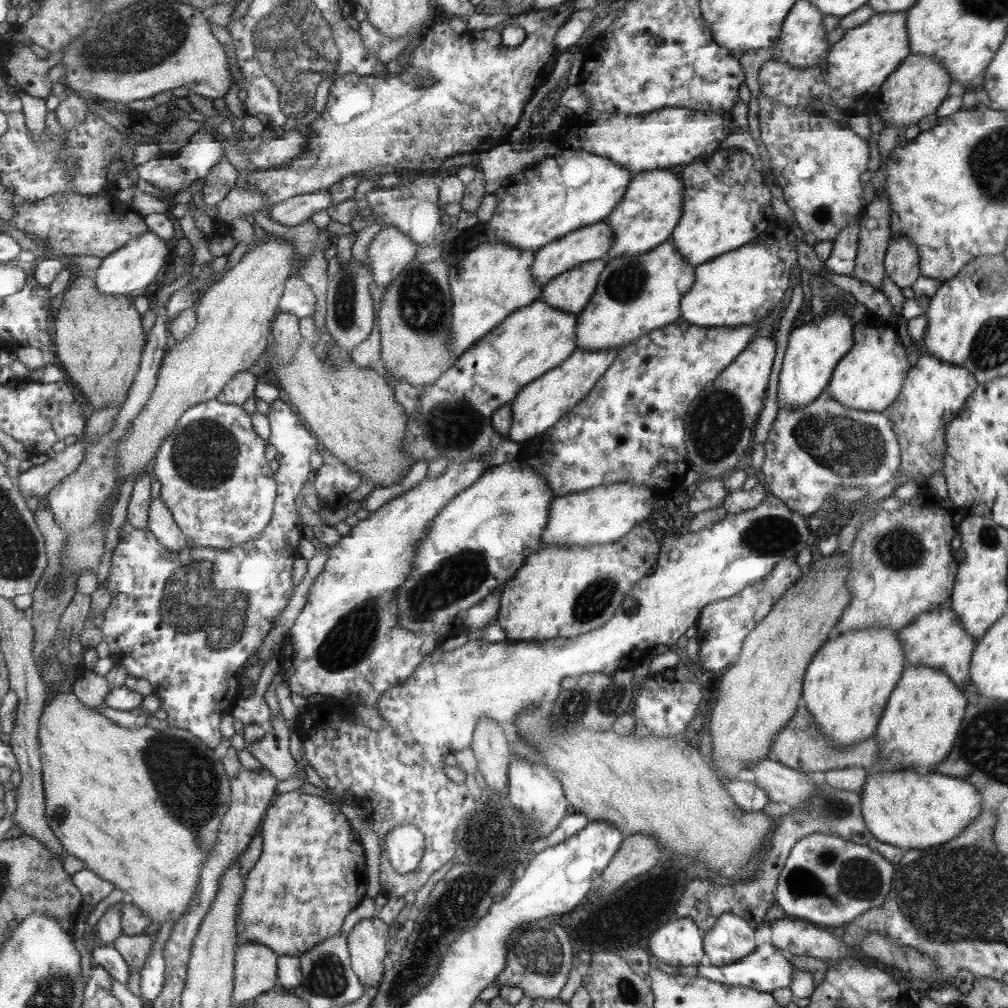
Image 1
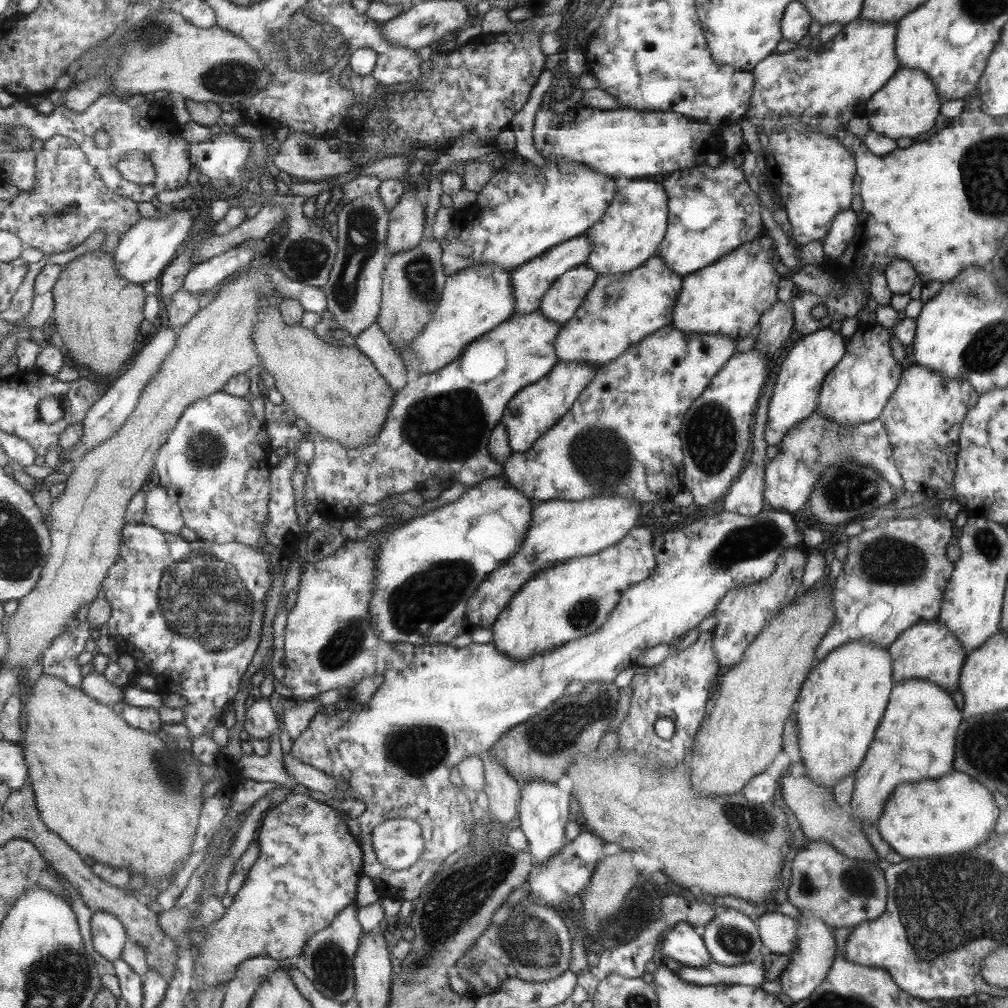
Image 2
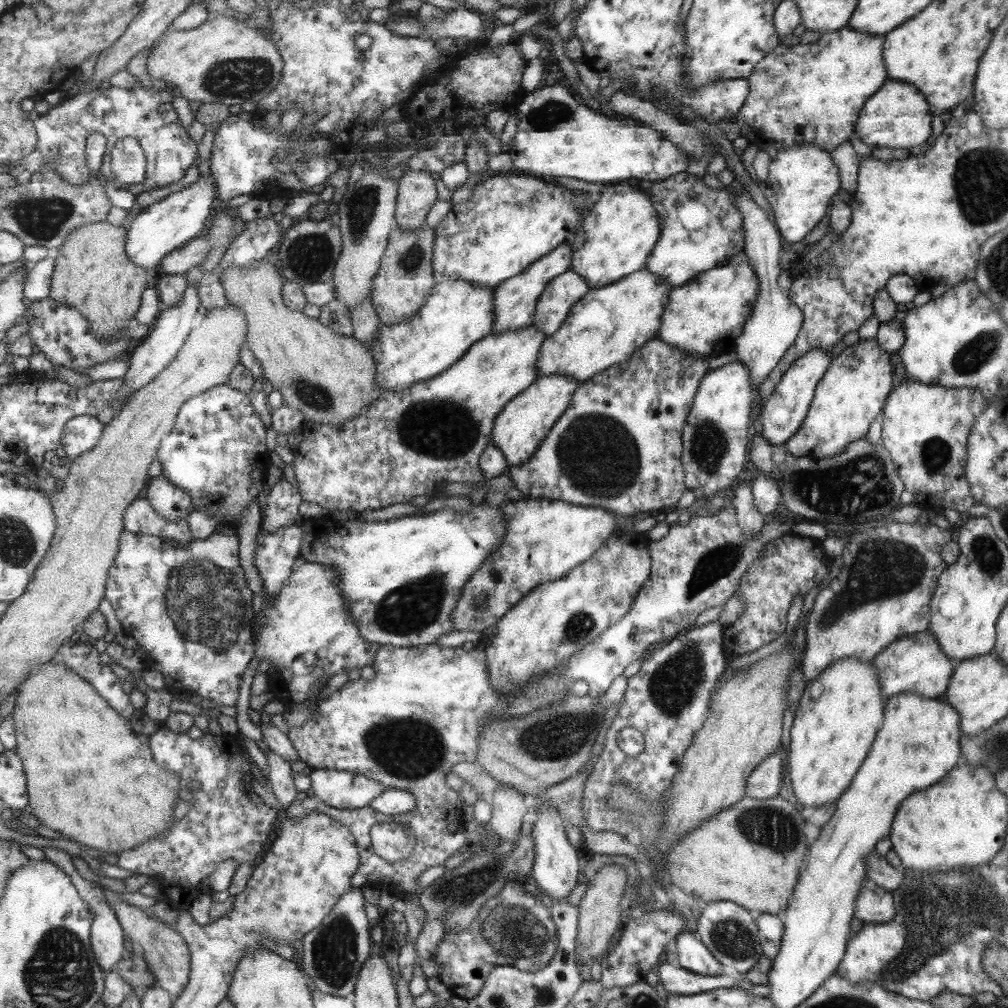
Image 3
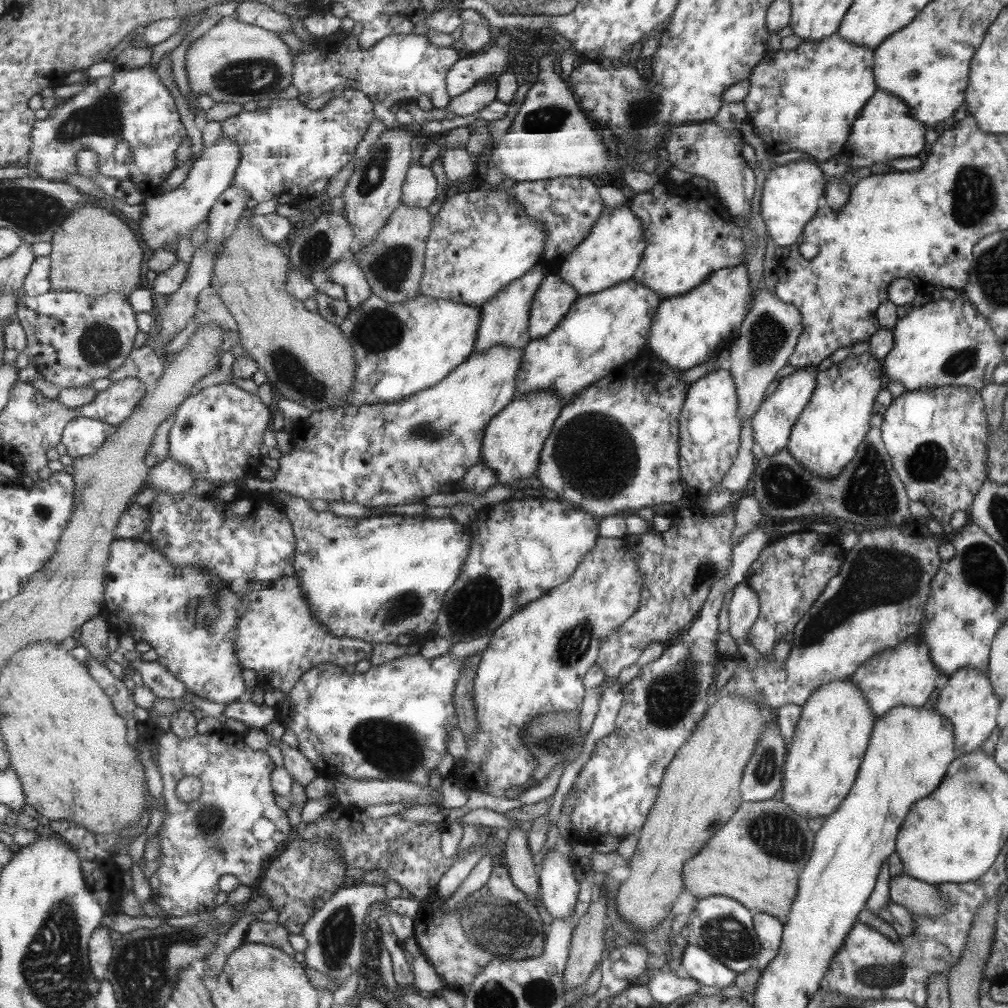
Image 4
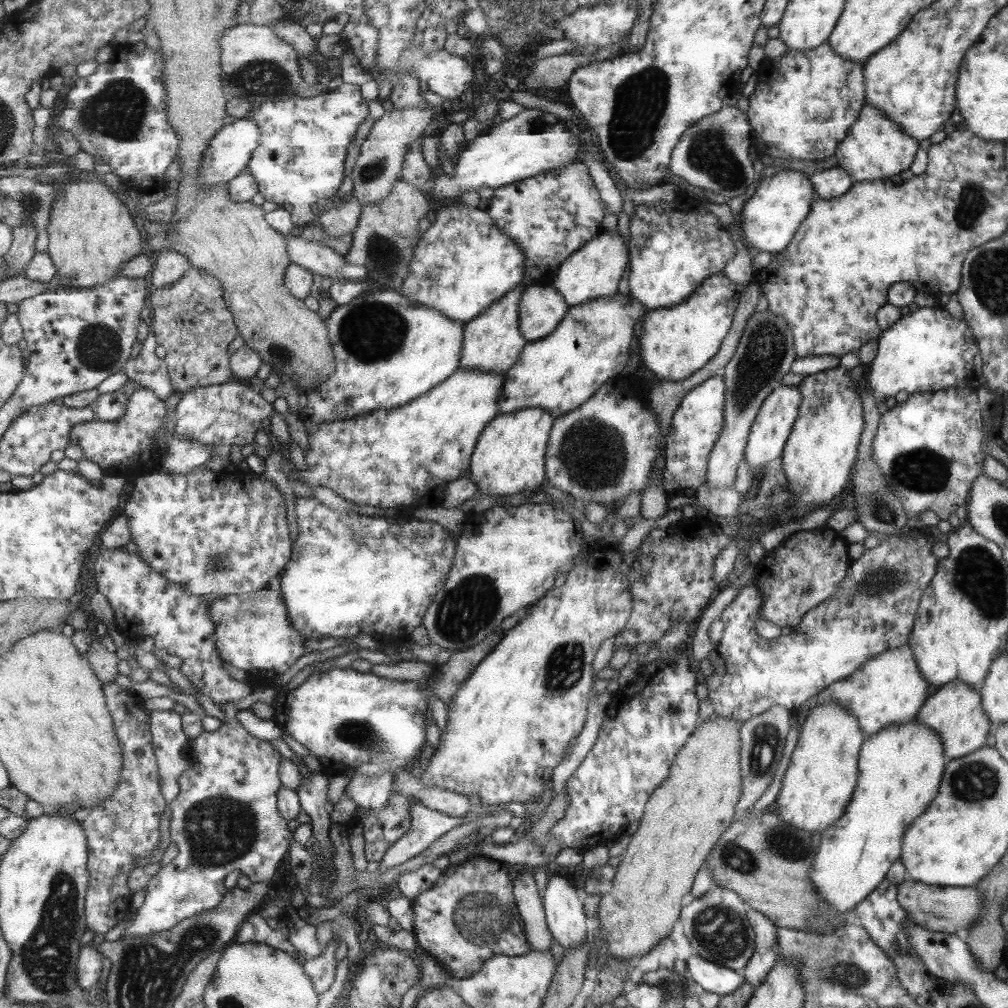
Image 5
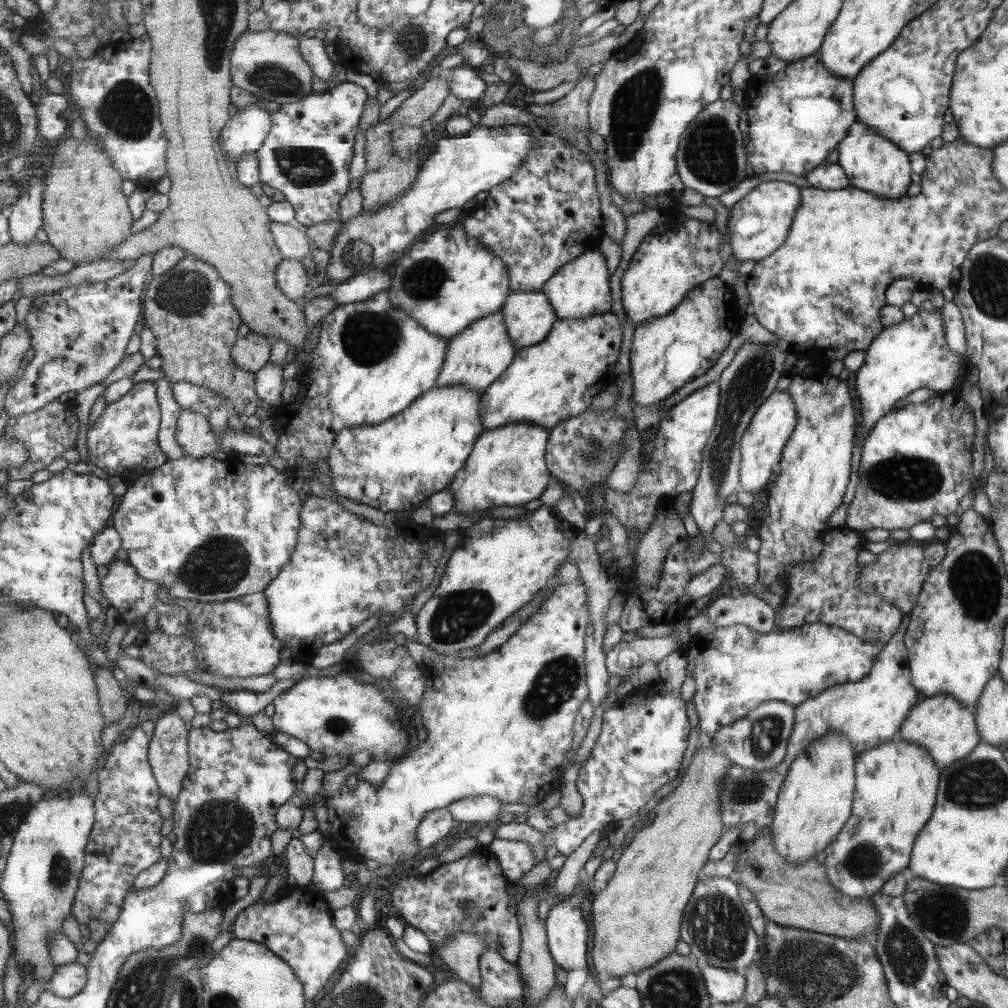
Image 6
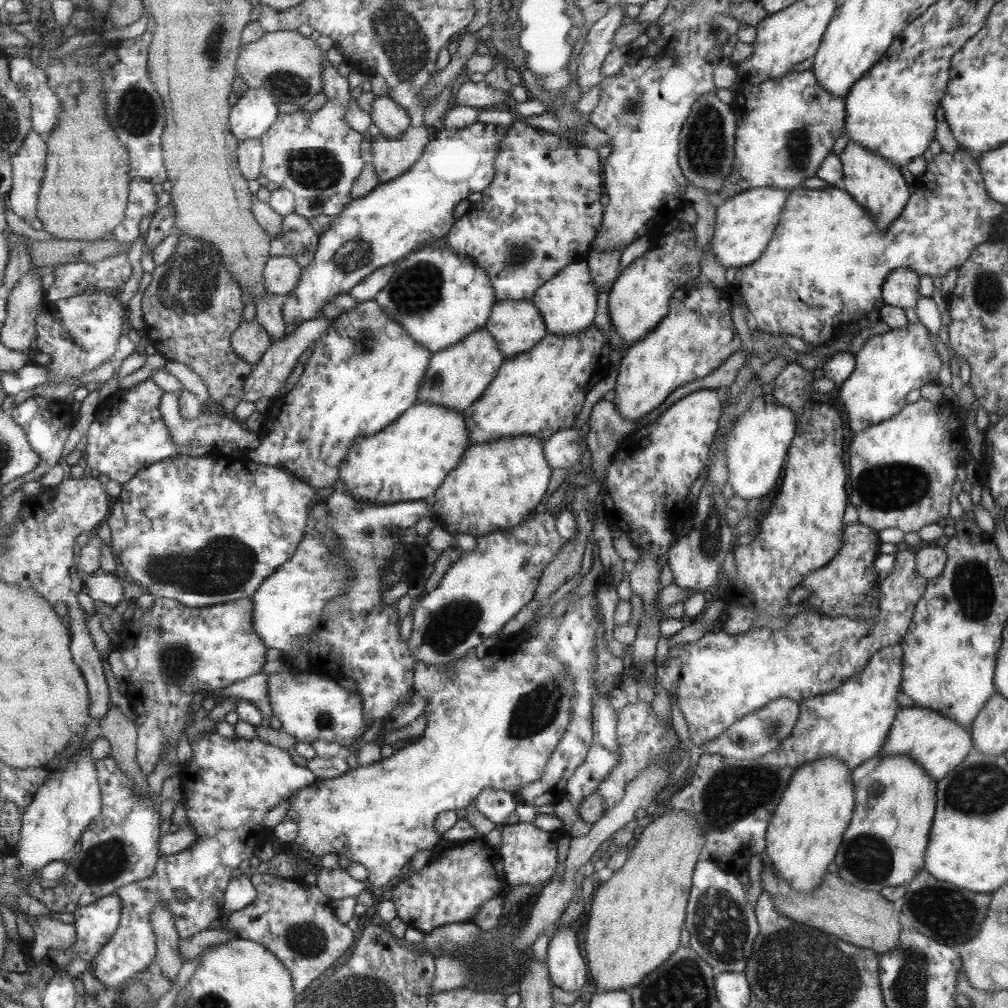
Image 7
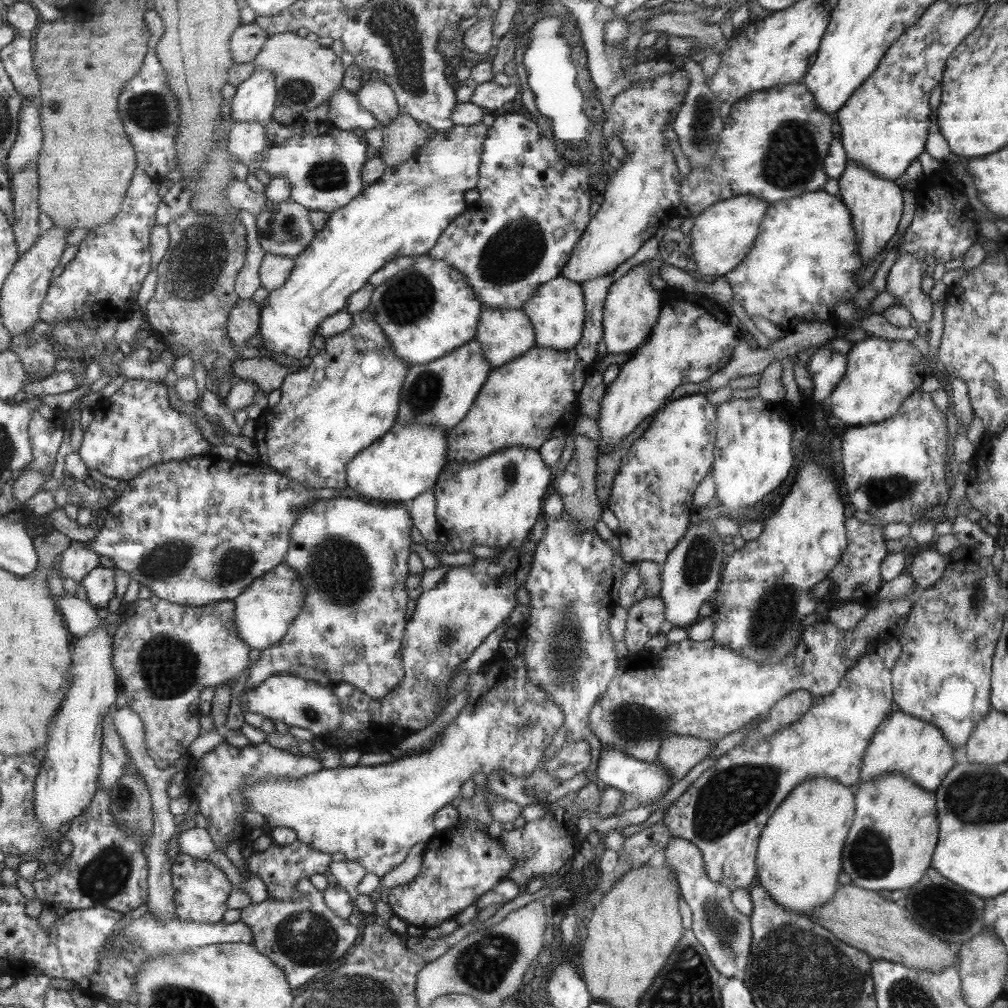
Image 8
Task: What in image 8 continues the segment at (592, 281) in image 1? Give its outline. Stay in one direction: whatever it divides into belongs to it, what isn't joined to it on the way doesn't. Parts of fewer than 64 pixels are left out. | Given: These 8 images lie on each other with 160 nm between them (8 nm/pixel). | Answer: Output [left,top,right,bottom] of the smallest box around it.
[474,309,535,369]

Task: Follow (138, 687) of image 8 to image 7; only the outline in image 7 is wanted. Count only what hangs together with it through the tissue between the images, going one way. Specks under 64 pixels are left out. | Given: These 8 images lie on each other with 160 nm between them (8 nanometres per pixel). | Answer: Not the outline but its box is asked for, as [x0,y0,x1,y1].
[117,597,268,777]

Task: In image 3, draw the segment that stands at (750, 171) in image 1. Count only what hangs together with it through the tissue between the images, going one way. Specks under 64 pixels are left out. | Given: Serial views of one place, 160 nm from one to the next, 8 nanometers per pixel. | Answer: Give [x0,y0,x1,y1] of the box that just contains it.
[645,171,745,287]

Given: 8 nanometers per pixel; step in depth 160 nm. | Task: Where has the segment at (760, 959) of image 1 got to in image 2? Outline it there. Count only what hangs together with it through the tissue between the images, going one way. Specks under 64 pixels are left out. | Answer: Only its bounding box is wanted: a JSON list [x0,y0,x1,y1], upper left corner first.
[675,959,765,987]

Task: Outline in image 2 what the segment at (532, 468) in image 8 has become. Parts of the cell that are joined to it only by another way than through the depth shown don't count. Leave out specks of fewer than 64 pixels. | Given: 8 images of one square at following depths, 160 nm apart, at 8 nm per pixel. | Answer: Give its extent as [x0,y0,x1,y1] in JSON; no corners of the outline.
[501,361,599,452]

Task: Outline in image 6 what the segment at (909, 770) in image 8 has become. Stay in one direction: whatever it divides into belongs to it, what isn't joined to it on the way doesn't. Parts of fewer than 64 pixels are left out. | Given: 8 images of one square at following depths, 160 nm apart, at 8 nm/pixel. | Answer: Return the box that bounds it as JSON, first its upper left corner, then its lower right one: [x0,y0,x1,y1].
[896,695,979,770]

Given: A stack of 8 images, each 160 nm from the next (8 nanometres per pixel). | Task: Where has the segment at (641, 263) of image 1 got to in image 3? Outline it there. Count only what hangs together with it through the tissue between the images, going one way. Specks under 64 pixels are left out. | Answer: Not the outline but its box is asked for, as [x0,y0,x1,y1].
[538,268,671,383]

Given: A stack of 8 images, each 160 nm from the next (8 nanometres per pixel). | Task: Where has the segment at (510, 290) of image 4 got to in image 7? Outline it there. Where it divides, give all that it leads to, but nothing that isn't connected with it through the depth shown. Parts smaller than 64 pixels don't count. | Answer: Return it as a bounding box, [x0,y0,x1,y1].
[418,328,505,411]

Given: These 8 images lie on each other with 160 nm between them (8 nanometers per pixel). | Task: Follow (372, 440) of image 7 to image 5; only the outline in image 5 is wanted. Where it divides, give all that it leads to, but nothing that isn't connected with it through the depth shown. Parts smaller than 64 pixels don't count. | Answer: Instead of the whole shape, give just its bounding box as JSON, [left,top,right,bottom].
[296,366,505,509]

